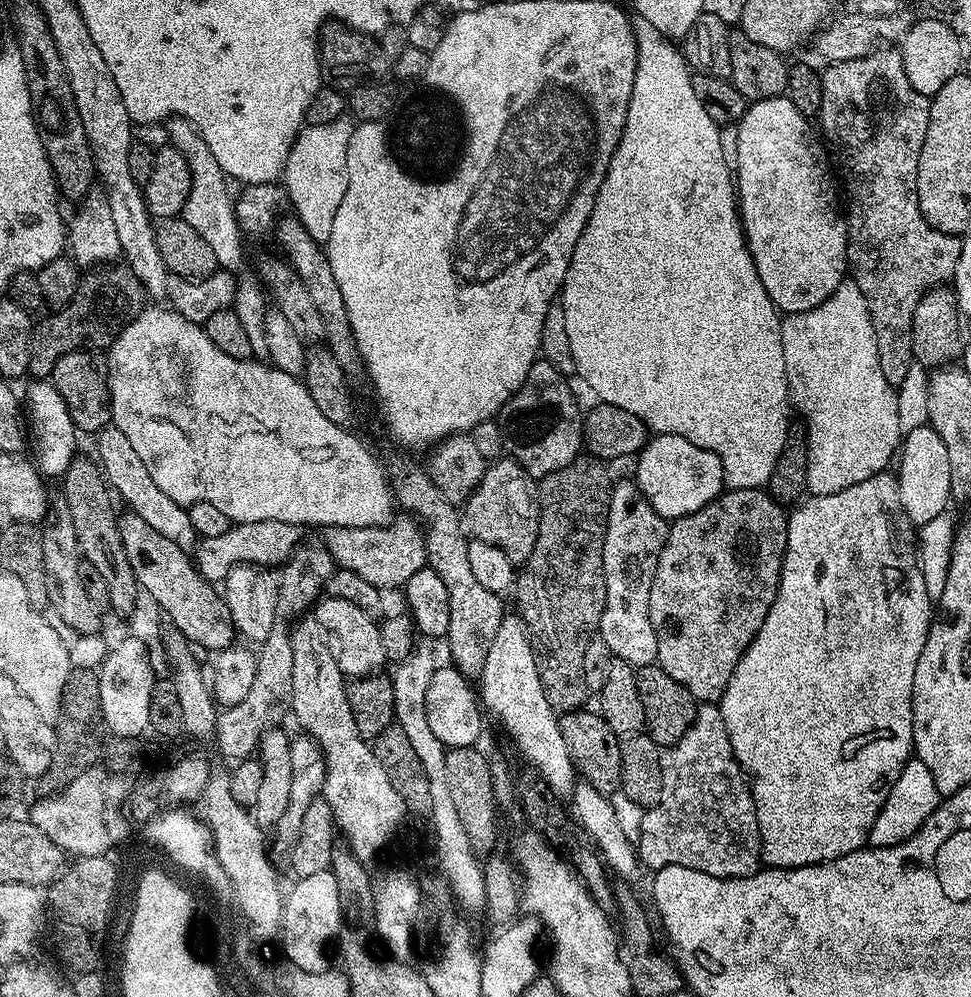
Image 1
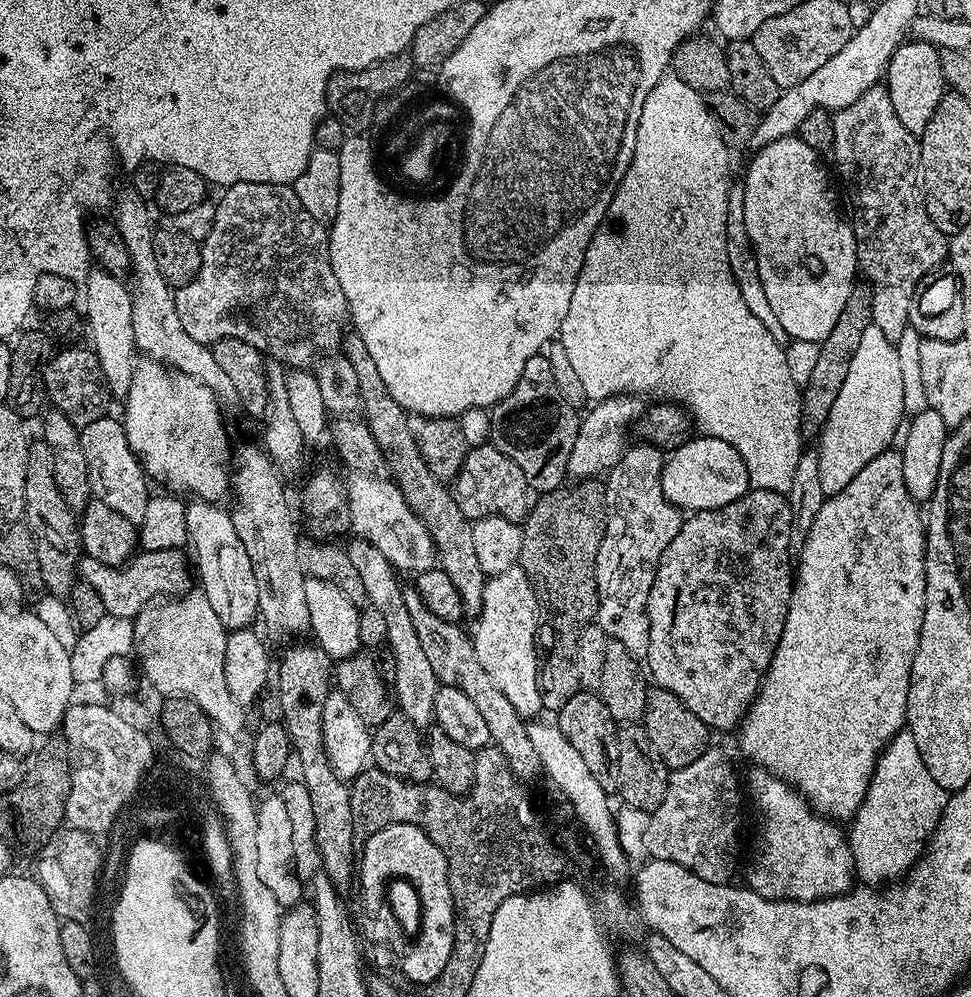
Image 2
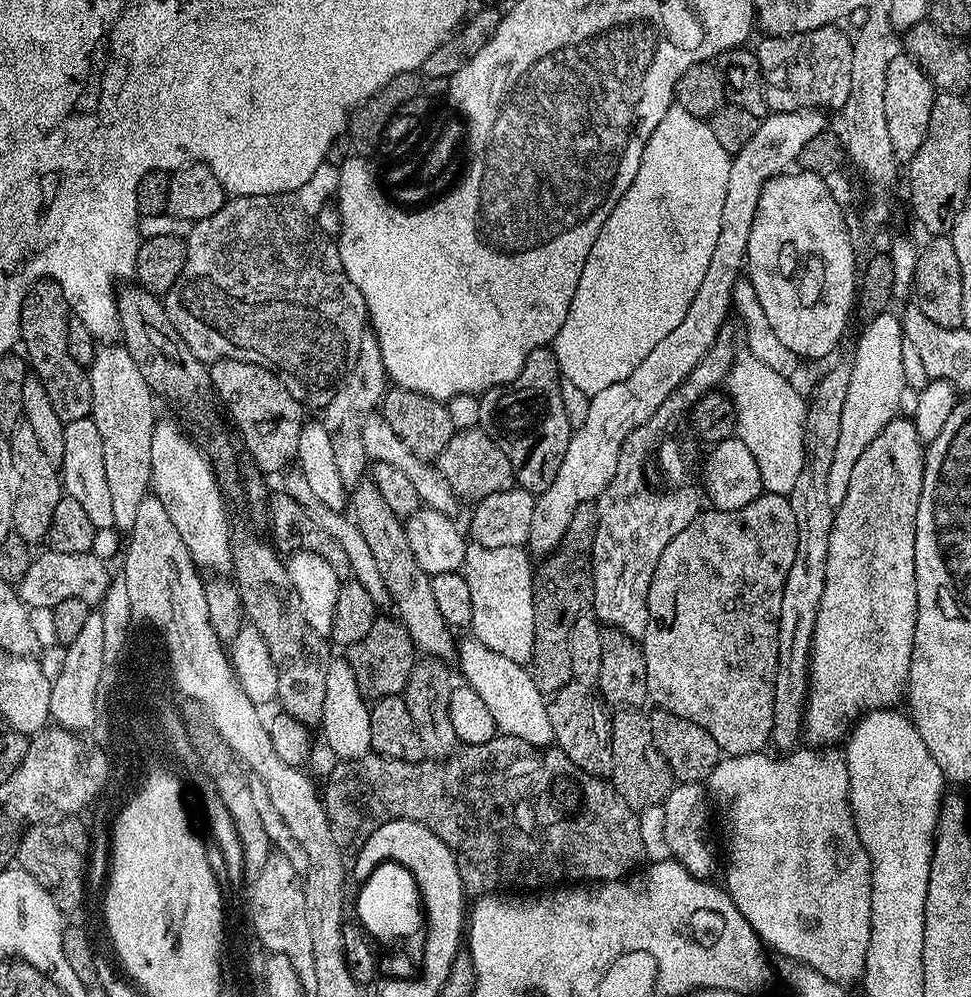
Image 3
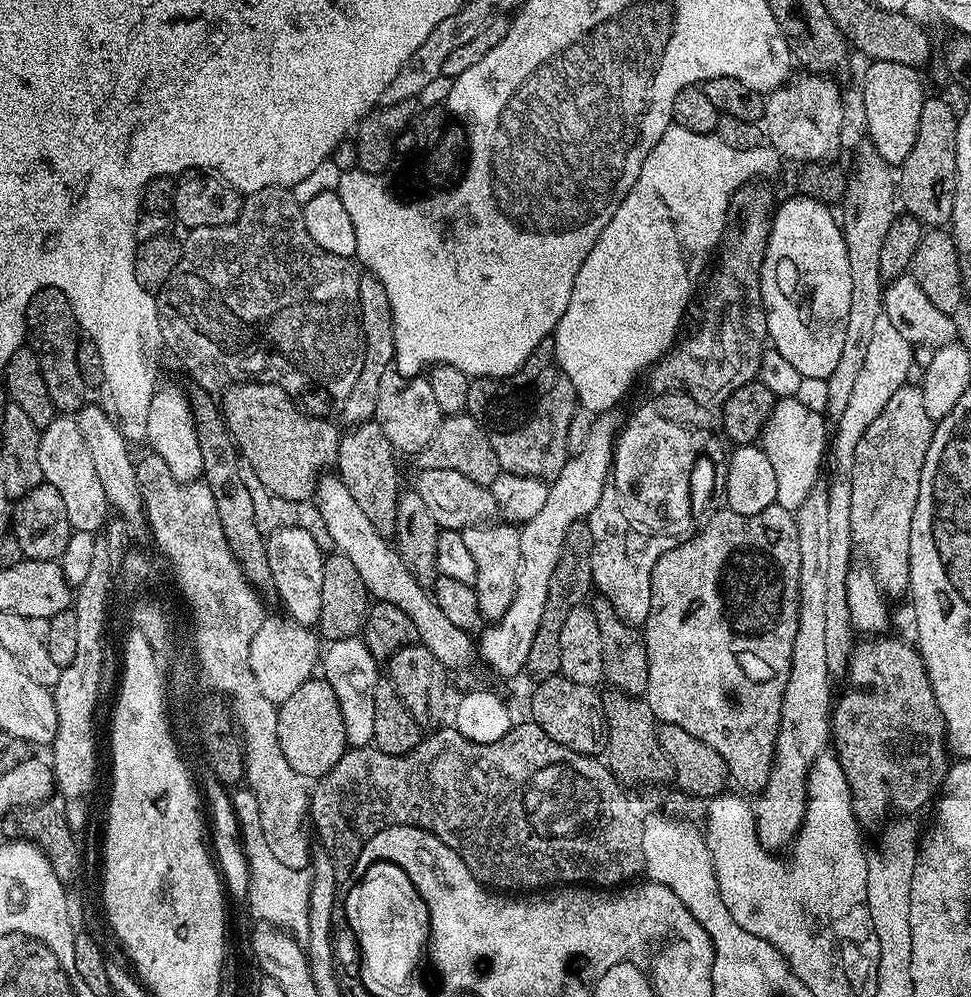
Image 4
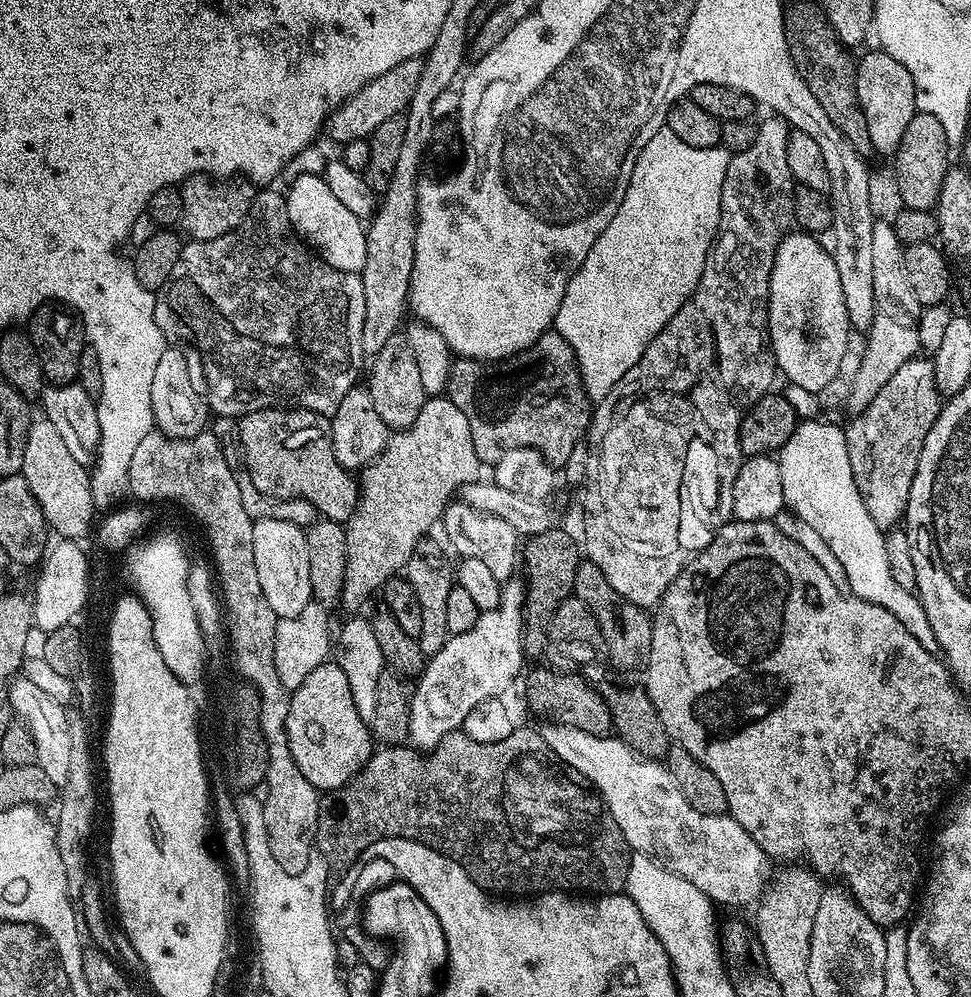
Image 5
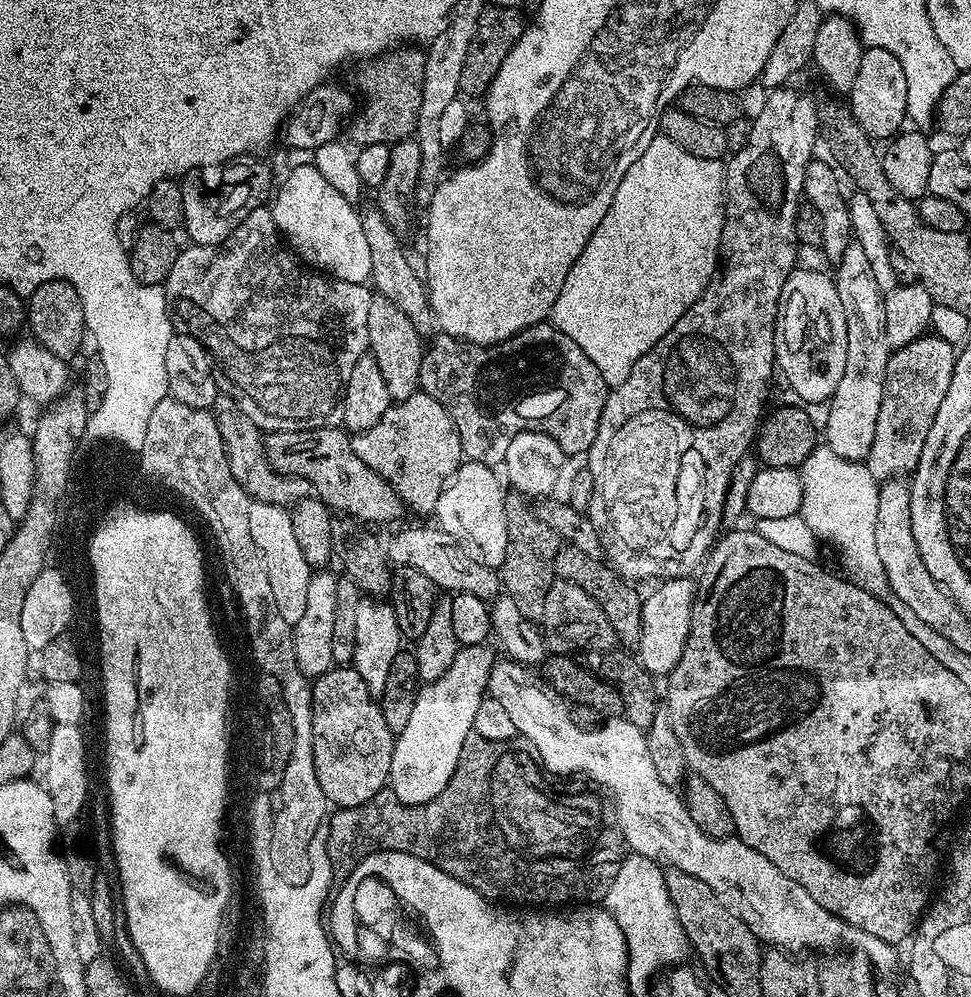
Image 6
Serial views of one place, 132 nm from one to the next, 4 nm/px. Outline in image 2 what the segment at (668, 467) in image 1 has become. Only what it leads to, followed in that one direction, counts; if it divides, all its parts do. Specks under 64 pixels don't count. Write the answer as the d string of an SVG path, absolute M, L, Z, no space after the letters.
M693 435L682 446L667 453L661 470L664 499L688 514L730 506L730 502L742 498L749 490L746 462L742 462L742 454L738 454L730 442L722 442L722 438Z

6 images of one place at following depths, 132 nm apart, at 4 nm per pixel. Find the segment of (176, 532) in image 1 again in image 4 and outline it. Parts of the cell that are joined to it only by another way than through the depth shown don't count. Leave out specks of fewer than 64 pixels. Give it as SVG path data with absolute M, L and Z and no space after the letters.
M57 414L42 429L38 462L42 465L44 483L54 486L54 490L58 490L59 496L62 497L62 502L66 506L66 518L70 518L73 532L99 533L99 528L108 520L110 505L102 481L94 470L94 461L90 458L86 438L82 436L82 430L78 430L71 415Z

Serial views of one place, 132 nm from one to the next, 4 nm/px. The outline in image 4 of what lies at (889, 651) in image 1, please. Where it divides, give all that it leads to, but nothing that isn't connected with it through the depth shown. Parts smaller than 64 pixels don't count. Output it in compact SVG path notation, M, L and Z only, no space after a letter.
M909 382L904 387L894 390L894 395L886 402L886 406L880 408L880 413L875 416L874 422L870 422L870 430L862 434L862 442L858 442L854 454L854 466L852 467L852 489L850 490L850 534L854 555L848 570L848 606L850 608L851 625L853 629L864 631L864 634L884 634L890 628L890 608L888 612L888 596L892 600L899 601L900 595L908 592L908 559L910 558L910 522L914 518L914 506L918 502L918 486L922 482L922 466L926 462L926 450L930 450L932 430L934 422L930 414L926 414L926 406L922 399L922 390L915 383Z

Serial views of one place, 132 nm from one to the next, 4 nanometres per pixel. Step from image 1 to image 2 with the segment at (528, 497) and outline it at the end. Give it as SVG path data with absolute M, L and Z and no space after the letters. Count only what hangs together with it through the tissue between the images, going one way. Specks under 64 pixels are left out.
M491 442L469 448L456 479L451 481L450 491L454 502L458 502L458 510L462 510L464 517L473 522L484 516L501 516L520 522L527 516L530 507L530 489L526 478L522 478L522 470L518 470L518 466L514 466L514 462Z

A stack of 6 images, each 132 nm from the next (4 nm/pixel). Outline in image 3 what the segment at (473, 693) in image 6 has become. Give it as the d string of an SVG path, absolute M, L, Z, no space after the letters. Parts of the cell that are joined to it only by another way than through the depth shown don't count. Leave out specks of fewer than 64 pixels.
M803 108L797 112L772 112L761 119L758 130L754 130L754 138L750 138L750 142L746 142L746 146L732 156L726 203L722 205L722 223L718 225L718 246L714 246L714 255L710 258L710 266L706 266L702 283L698 285L698 294L694 294L694 302L690 302L686 318L682 318L682 322L678 322L678 326L670 330L670 334L666 334L666 338L662 338L654 350L650 350L646 359L638 362L630 378L614 382L614 386L606 386L606 390L591 396L586 422L573 431L570 446L566 446L566 458L562 458L562 466L558 466L558 475L547 490L536 496L526 545L533 557L543 558L553 552L558 542L562 542L562 534L566 534L566 526L570 526L574 510L598 500L615 476L619 452L627 435L647 422L658 406L670 394L674 394L690 370L702 362L710 346L714 346L721 332L725 331L727 324L724 323L733 311L735 282L741 279L746 264L750 226L754 226L758 198L762 198L766 182L789 171L799 161L802 146L806 146L806 142L810 142L810 138L819 132L825 131L823 115L823 111L814 108Z

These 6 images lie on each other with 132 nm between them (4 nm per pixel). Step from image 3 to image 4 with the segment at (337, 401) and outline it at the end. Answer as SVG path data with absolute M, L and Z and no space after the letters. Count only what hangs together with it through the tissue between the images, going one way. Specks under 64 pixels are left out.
M361 275L358 286L358 302L360 303L360 335L364 361L358 370L358 382L354 382L354 390L350 390L348 397L342 401L345 425L348 426L363 424L375 417L380 379L384 372L389 371L396 355L390 298L386 298L386 290L382 290L382 284L378 282L376 276Z

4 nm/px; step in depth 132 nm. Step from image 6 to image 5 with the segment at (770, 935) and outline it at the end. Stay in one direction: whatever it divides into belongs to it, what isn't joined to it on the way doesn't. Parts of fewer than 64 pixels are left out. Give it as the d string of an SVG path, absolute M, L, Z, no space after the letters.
M551 722L545 723L543 727L539 729L539 734L546 746L550 746L550 750L554 750L556 757L565 766L583 777L599 793L614 822L618 822L618 830L622 830L633 853L650 856L657 864L663 864L674 874L694 882L694 886L698 886L698 890L709 896L716 906L720 906L720 903L748 904L752 899L753 903L763 893L769 879L770 860L764 855L758 842L754 842L754 838L750 838L750 834L746 834L746 830L738 826L733 816L711 816L694 810L690 802L686 802L682 790L678 790L678 782L674 782L661 761L639 756L629 744L615 736L572 732L567 726Z

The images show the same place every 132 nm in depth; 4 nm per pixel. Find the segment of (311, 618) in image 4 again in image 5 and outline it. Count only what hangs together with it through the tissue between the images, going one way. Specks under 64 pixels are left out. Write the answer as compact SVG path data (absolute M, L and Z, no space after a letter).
M266 518L253 523L254 567L258 569L258 582L270 610L277 618L294 618L304 612L304 607L313 603L310 586L310 554L305 529L294 522L278 522L278 518Z

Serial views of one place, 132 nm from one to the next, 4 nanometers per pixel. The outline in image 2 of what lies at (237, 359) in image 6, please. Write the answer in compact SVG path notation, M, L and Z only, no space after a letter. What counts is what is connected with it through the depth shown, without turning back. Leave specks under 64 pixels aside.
M237 182L227 185L223 192L224 197L216 204L216 214L220 218L232 216L232 236L228 232L222 233L221 236L219 234L207 236L200 245L202 266L198 274L189 284L181 284L175 289L176 309L178 318L182 318L182 327L186 329L186 334L190 334L190 338L194 338L194 342L202 342L210 346L222 338L234 338L254 346L265 357L279 360L285 366L291 366L293 369L311 369L321 359L320 352L328 352L331 348L341 347L346 331L346 321L349 319L346 294L342 294L342 286L338 286L338 278L334 275L334 266L330 262L329 229L319 224L314 218L310 218L310 210L306 210L306 206L298 202L295 187L287 184Z

